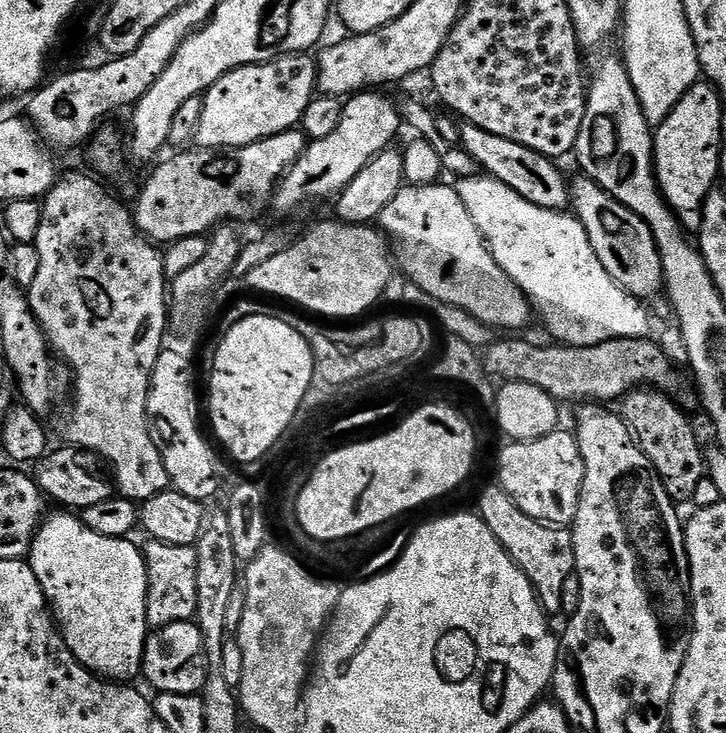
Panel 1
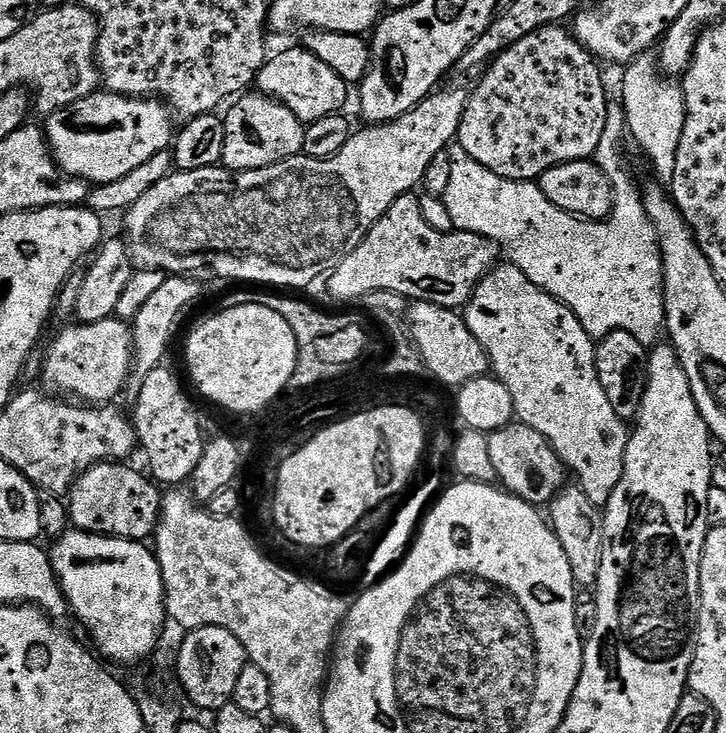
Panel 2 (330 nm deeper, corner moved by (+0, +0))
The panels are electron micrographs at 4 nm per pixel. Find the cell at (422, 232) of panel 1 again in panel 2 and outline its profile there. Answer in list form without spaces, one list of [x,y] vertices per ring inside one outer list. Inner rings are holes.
[[[510,262],[497,263],[492,271],[483,276],[480,285],[476,287],[474,294],[463,309],[462,315],[468,323],[468,329],[474,334],[474,338],[478,338],[478,342],[482,342],[482,346],[487,350],[488,362],[496,379],[503,382],[506,390],[510,390],[510,398],[514,402],[514,410],[516,411],[515,419],[521,424],[538,430],[538,434],[542,434],[542,438],[546,438],[546,442],[550,442],[550,446],[558,454],[565,469],[571,475],[573,472],[581,480],[577,481],[582,485],[586,498],[590,498],[590,502],[594,502],[597,506],[607,504],[610,494],[618,486],[624,473],[624,459],[626,458],[630,428],[622,418],[618,418],[618,414],[614,414],[614,406],[610,406],[610,398],[606,398],[606,390],[602,390],[602,382],[598,378],[598,370],[596,369],[597,341],[593,340],[590,334],[586,334],[582,322],[578,322],[576,315],[565,304],[558,302],[550,294],[546,294],[546,290],[534,286],[534,282],[530,282],[530,278],[526,278],[526,274],[522,274],[522,270],[518,270],[518,266],[514,266]]]

